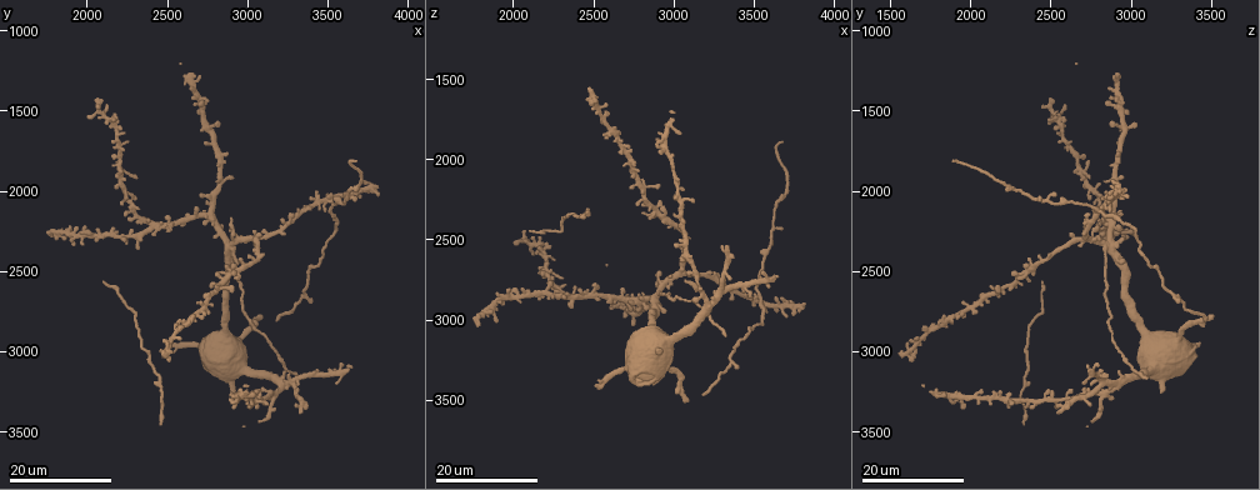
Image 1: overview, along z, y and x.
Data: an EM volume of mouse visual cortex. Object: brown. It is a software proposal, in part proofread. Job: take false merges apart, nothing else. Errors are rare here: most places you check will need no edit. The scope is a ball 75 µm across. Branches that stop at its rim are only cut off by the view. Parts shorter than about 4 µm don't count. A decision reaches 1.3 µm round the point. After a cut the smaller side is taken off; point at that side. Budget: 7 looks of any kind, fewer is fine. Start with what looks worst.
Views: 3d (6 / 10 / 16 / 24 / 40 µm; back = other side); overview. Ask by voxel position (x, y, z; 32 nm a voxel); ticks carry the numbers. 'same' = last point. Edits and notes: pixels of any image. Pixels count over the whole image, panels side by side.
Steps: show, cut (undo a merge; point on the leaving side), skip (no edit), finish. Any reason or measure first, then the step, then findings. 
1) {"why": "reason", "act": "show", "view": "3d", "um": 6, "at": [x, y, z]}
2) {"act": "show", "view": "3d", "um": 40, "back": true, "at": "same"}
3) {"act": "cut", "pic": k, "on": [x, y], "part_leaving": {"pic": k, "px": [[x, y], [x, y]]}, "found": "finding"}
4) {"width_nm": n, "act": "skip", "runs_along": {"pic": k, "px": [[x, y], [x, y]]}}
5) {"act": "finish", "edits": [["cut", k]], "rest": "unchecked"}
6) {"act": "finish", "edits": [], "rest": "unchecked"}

{"why": "four or more arms meet", "act": "show", "view": "3d", "um": 16, "at": [2940, 2300, 2780]}

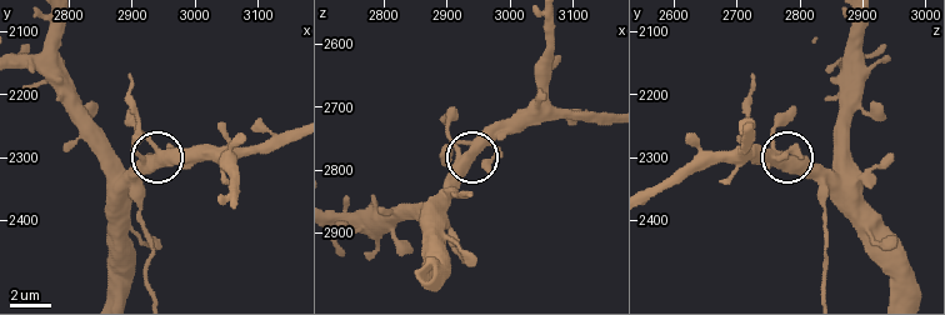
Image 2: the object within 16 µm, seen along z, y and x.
{"act": "show", "view": "3d", "um": 10, "at": [2925, 2305, 2775]}

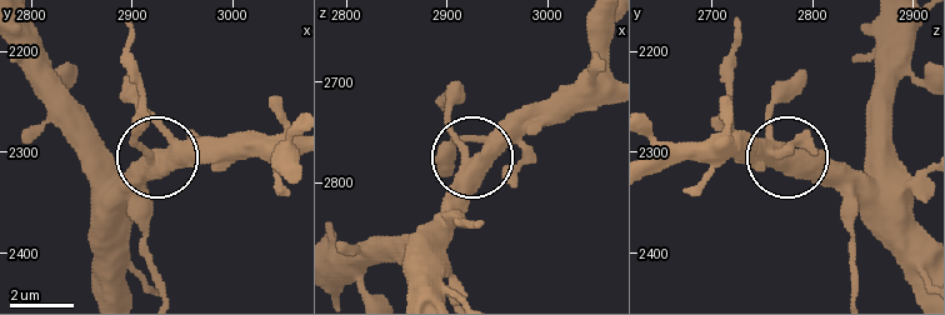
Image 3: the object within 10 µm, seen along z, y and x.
{"width_nm": 470, "act": "skip", "found": "all the same cell"}

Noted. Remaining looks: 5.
{"why": "two arms in line, one across", "act": "show", "view": "3d", "um": 24, "at": [3600, 2060, 2480]}

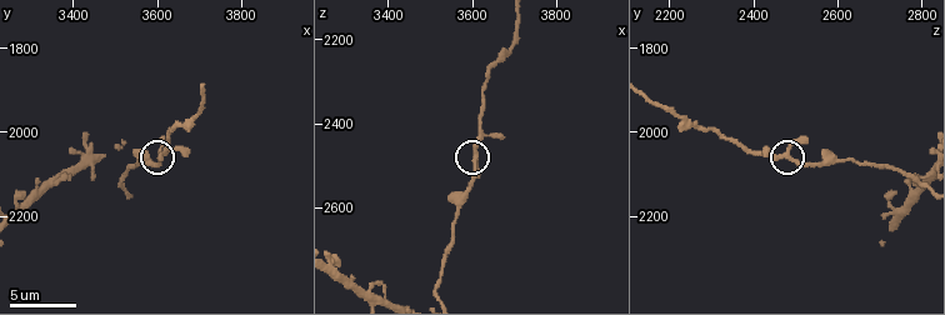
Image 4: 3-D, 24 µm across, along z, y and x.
{"act": "show", "view": "3d", "um": 10, "at": [3605, 2055, 2470]}

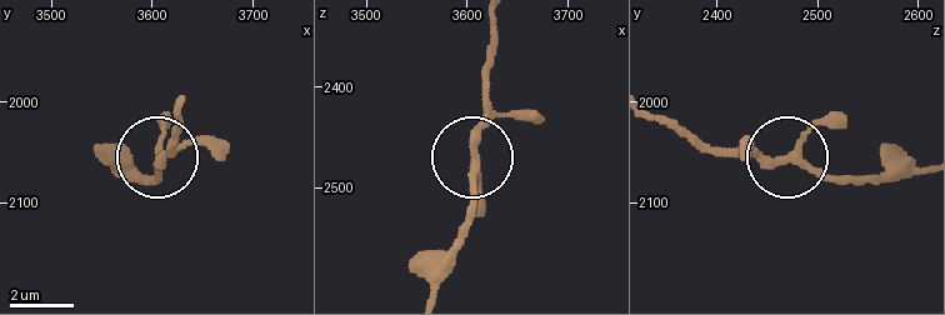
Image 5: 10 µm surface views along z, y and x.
{"arms": 3, "act": "skip", "runs_along": {"pic": 5, "px": [[920, 166], [815, 174], [783, 158], [696, 150]]}, "found": "continuous, no second cell"}

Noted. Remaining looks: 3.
{"why": "thick turns thin", "act": "show", "view": "3d", "um": 10, "at": [3565, 2060, 2615]}

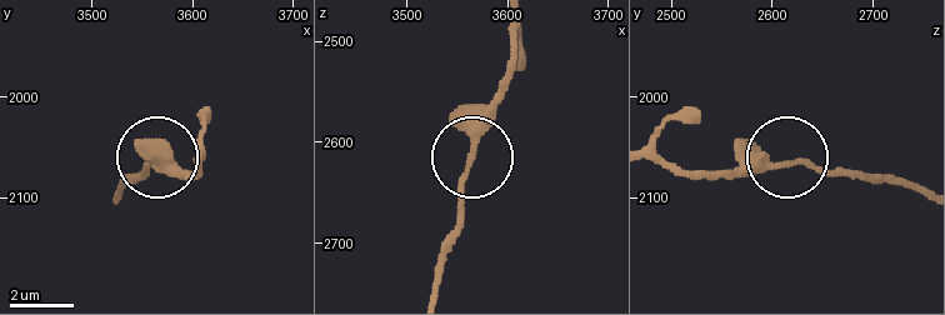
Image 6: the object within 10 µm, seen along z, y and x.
{"act": "skip", "runs_along": {"pic": 6, "px": [[435, 289], [473, 128], [505, 66]]}, "found": "continuous, no second cell"}

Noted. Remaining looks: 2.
{"why": "two arms in line, one across", "act": "show", "view": "3d", "um": 16, "at": [2180, 1620, 2580]}

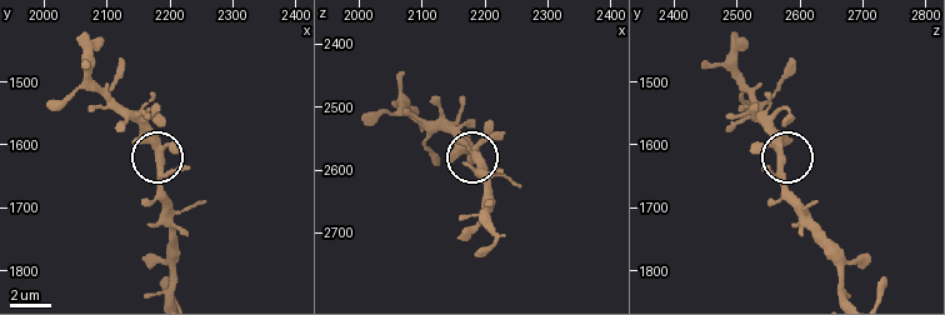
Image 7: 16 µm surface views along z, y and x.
{"why": "closer look", "act": "show", "view": "3d", "um": 6, "at": [2185, 1615, 2565]}

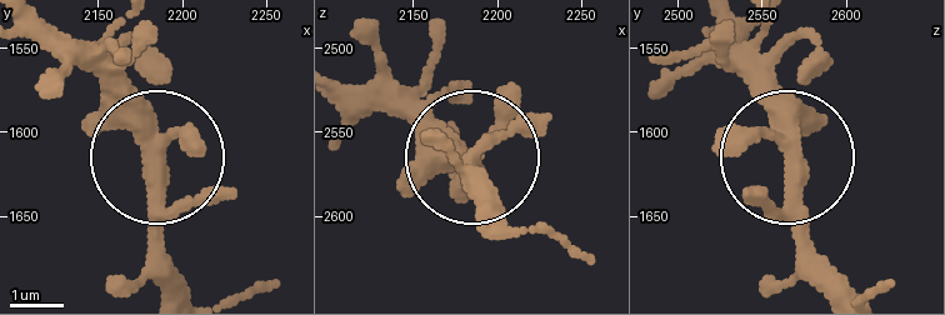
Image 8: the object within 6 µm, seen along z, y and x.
{"width_nm": 310, "act": "skip", "runs_along": {"pic": 8, "px": [[179, 293], [148, 131], [76, 55]]}, "found": "continuous, no second cell"}

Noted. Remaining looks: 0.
{"act": "finish", "edits": [], "rest": "unchecked"}

